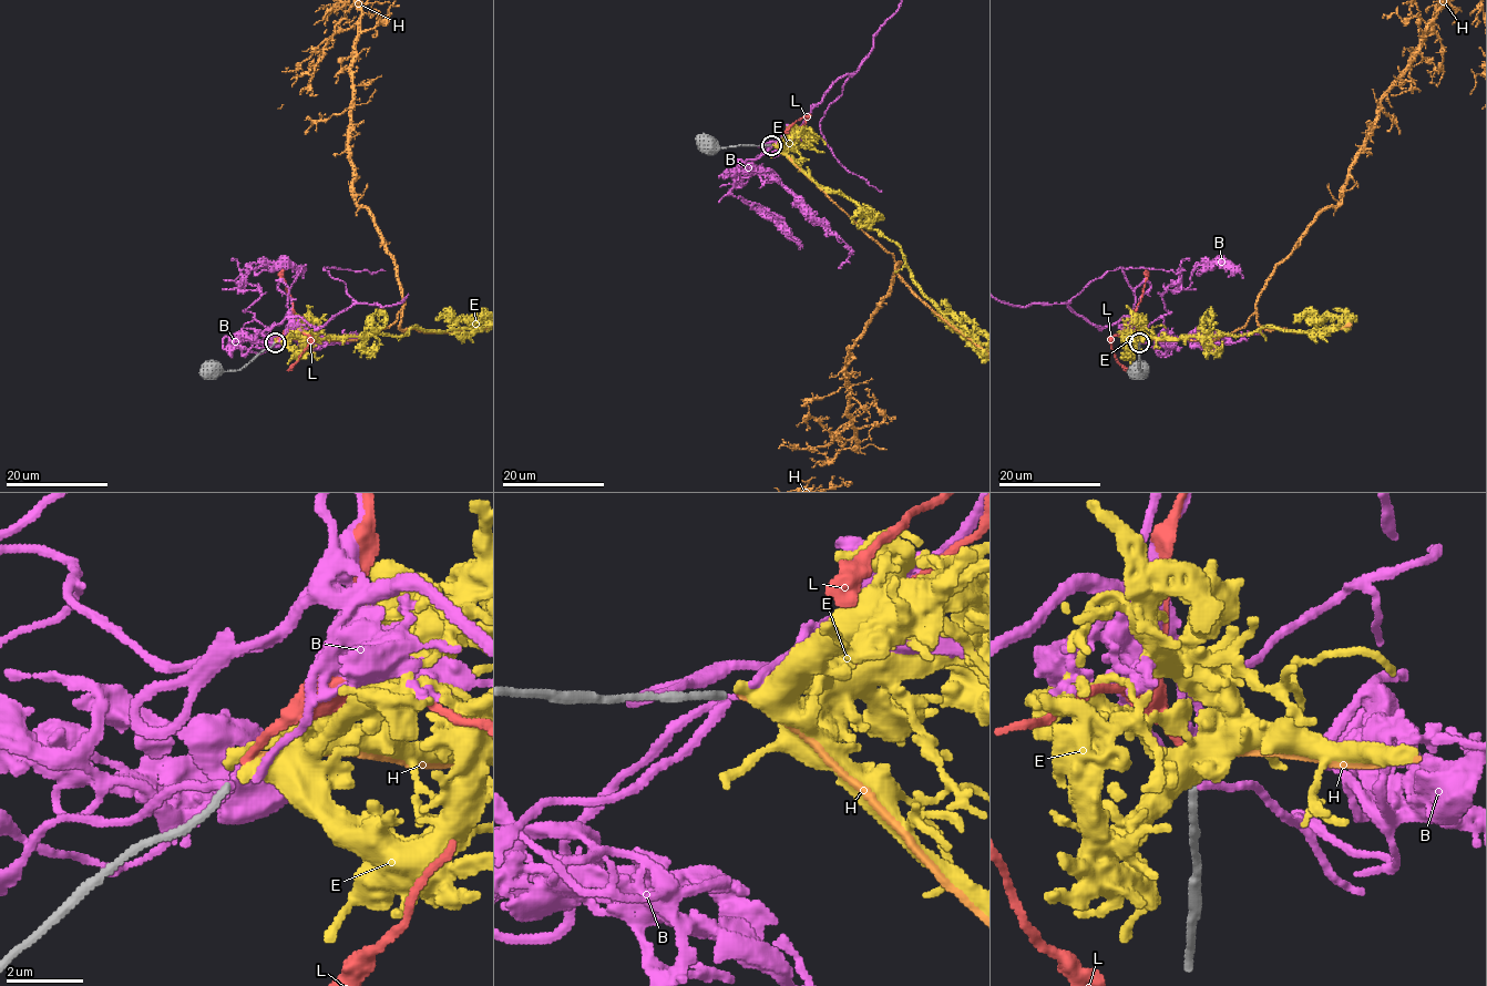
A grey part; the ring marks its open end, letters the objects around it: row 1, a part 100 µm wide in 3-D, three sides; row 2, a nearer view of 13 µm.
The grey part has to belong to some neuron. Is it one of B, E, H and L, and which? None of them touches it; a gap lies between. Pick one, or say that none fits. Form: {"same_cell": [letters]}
{"same_cell": ["H"]}

